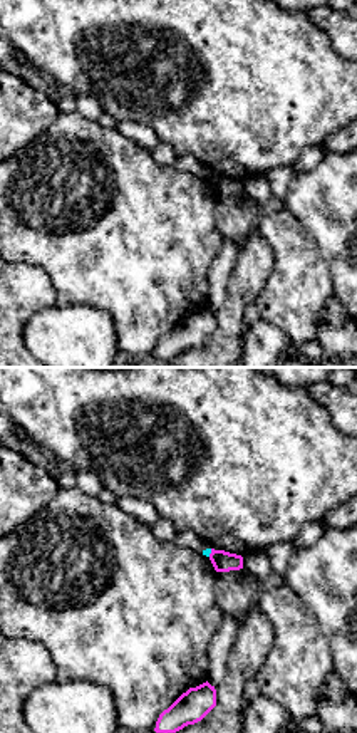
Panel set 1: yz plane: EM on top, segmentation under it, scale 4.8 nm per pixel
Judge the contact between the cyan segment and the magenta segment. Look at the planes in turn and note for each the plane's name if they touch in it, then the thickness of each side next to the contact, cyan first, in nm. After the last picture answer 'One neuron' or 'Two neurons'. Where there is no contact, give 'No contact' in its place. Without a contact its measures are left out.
Touches cyan in yz. Thickness 40 nm (cyan) against 100 nm

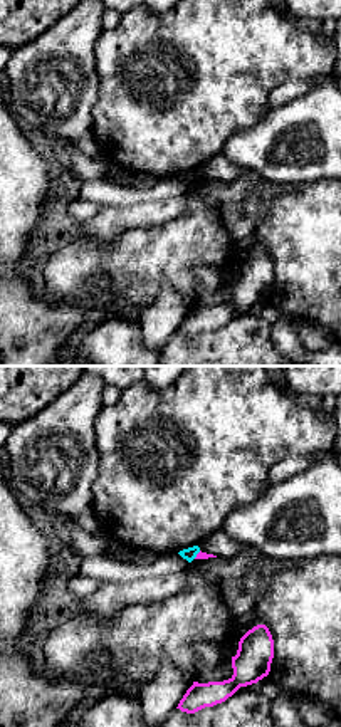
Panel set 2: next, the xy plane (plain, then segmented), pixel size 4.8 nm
Touches cyan in xy. Thickness 60 nm (cyan) against 40 nm

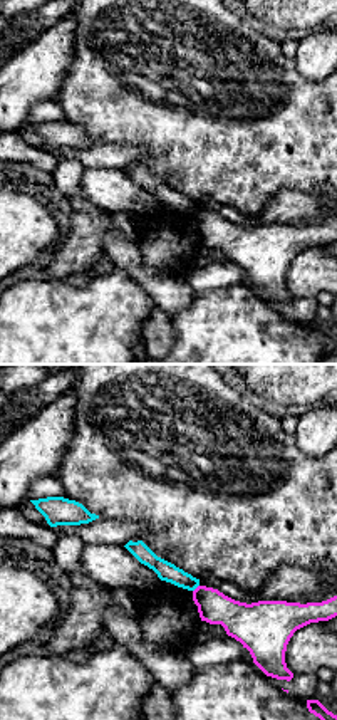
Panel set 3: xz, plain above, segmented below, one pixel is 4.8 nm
Touches cyan in xz. Thickness 90 nm (cyan) against 160 nm

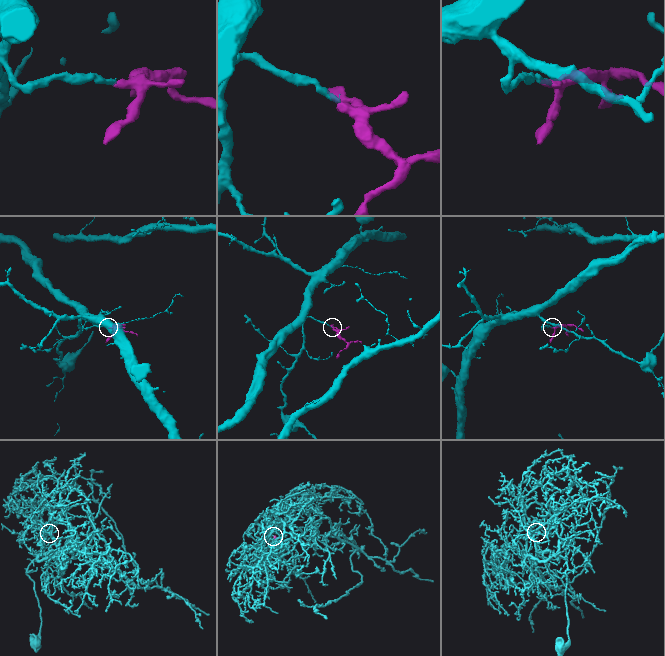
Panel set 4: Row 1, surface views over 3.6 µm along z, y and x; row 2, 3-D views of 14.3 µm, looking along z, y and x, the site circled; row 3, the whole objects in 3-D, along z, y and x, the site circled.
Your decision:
Two neurons

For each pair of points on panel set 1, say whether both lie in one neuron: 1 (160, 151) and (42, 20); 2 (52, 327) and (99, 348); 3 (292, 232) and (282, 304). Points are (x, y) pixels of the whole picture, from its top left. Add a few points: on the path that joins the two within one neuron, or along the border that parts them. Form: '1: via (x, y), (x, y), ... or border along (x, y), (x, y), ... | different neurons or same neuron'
1: border along (160, 140), (176, 156) | different neurons
2: via (64, 337), (81, 348), (87, 348) | same neuron
3: via (292, 250), (292, 285) | same neuron

